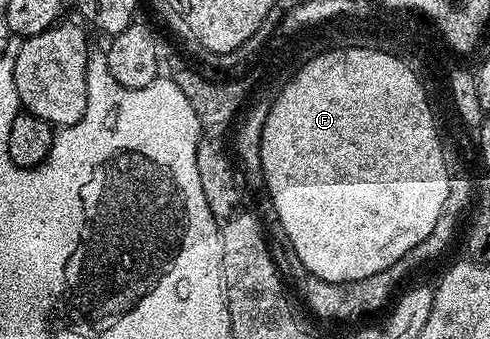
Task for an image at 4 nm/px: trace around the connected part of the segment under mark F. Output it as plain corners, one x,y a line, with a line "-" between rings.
338,51
338,55
322,55
322,59
314,59
290,87
286,87
286,95
275,97
268,119
264,122
262,136
257,140
258,159
262,162
262,175
266,178
266,191
274,202
278,213
277,226
284,229
290,245
294,245
293,254
302,262
303,268
315,279
323,279
329,283
351,283
364,277
372,277
372,273
380,273
388,269
404,253
408,253
432,229
436,229
436,221
444,209
444,201
448,193
448,172
444,167
443,154
438,147
438,139
434,139
434,125
430,124
430,111
426,111
426,99
422,99
422,87
414,83
414,75
402,67
402,63
394,63
390,55
374,55
371,51

